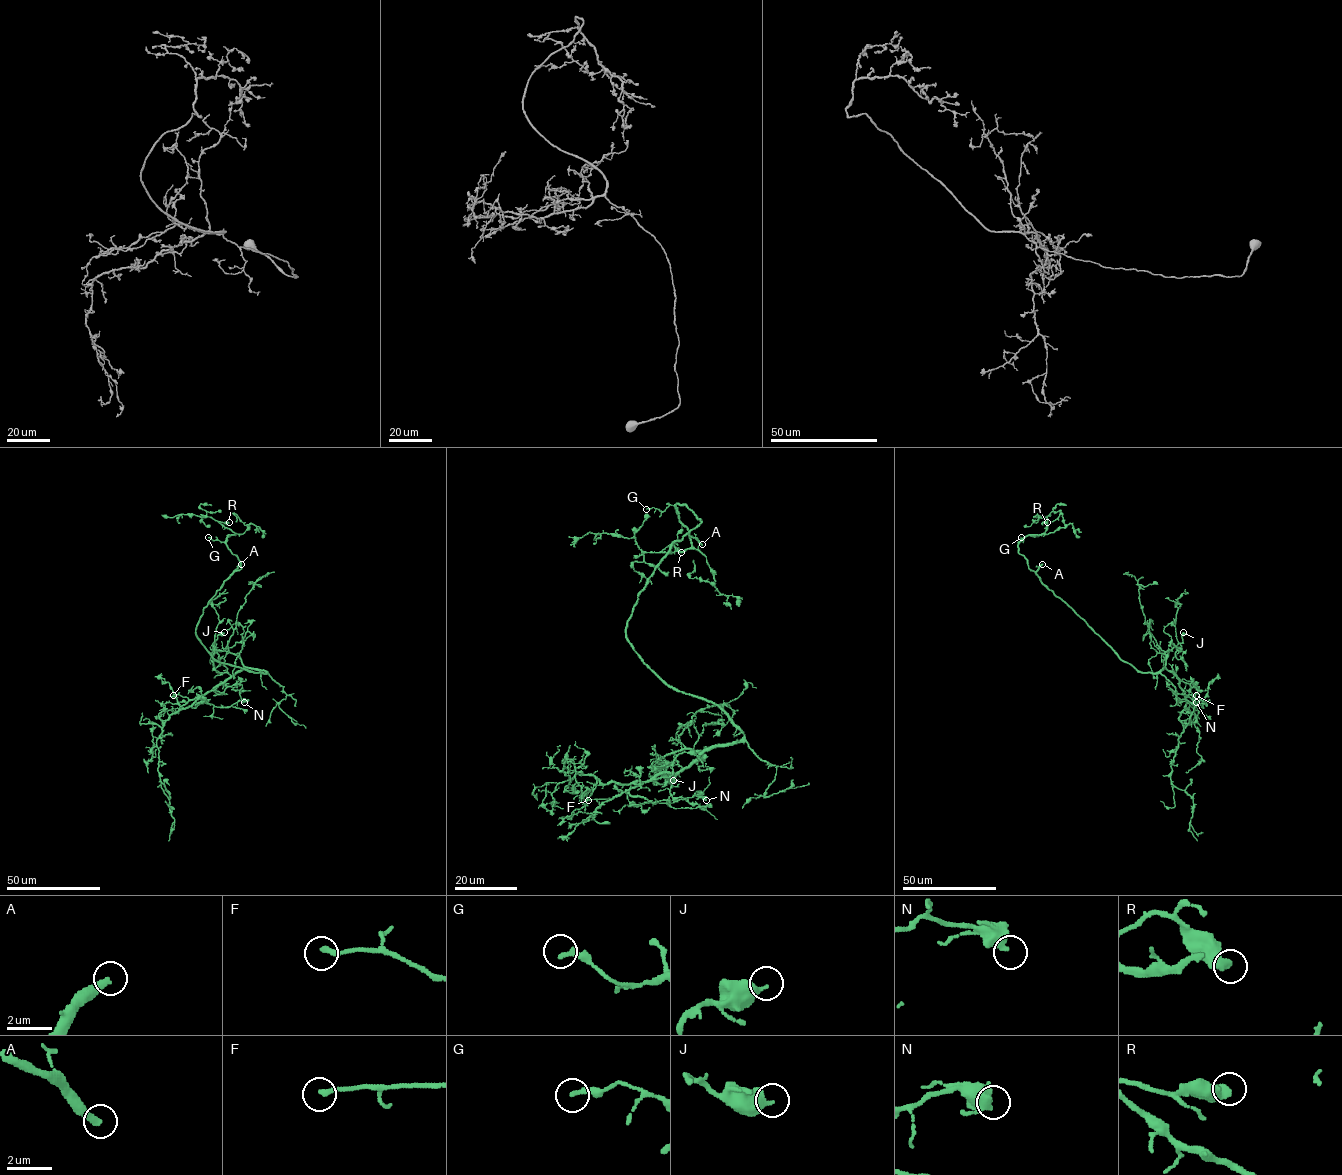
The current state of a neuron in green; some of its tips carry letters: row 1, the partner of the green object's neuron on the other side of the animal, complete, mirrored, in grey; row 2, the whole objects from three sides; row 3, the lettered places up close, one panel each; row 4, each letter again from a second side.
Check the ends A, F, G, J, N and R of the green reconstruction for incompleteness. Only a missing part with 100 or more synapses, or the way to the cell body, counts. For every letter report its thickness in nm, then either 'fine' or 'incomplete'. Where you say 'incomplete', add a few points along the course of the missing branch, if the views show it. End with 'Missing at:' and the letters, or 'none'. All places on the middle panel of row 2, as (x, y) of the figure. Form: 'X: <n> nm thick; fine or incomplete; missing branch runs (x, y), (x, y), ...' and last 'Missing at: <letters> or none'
A: 340 nm thick; incomplete; missing branch runs (702, 544), (710, 566), (709, 579), (729, 588), (748, 607), (758, 634), (763, 658), (756, 671), (759, 707)
F: 240 nm thick; fine
G: 240 nm thick; fine
J: 400 nm thick; fine
N: 480 nm thick; fine
R: 550 nm thick; fine
Missing at: A

